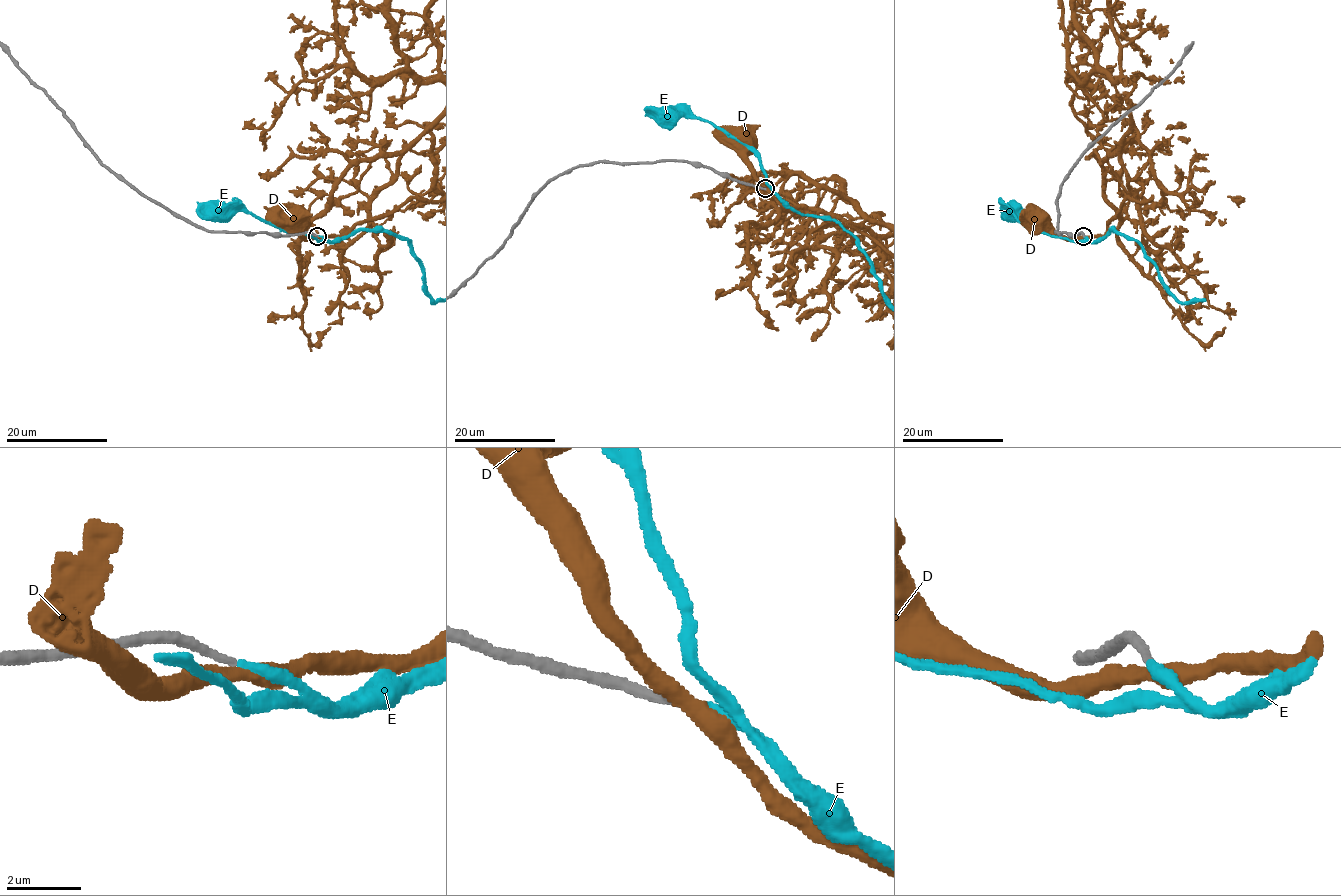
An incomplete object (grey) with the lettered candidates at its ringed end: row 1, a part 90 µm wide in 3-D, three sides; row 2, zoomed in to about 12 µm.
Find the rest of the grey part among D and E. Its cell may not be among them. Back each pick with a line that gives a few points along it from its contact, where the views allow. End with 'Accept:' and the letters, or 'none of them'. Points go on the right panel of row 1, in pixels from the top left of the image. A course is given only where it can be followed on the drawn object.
E: it runs (1083, 236), (1083, 239), (1073, 242), (1054, 237), (1026, 227), (1011, 210), (1013, 219), (1013, 214)
Accept: E

